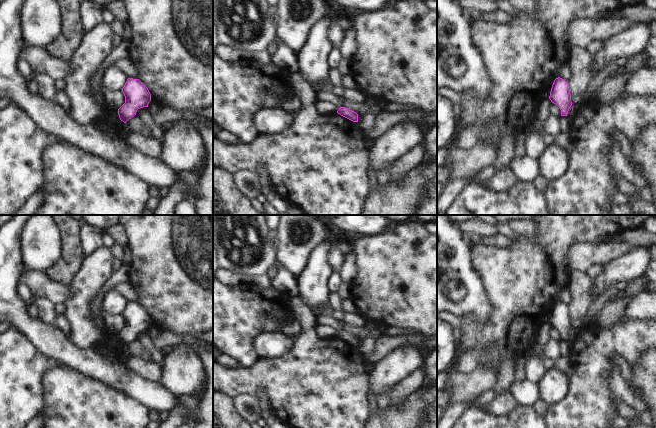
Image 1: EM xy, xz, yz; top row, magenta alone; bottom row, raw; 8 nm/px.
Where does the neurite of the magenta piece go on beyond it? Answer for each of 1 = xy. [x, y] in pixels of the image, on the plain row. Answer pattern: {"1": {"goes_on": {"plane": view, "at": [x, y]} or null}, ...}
{"1": {"goes_on": null}}

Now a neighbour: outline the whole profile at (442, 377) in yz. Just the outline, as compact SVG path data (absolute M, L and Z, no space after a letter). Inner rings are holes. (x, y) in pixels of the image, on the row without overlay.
M449 372L440 373L437 375L437 392L445 388L445 384L448 377L449 377Z

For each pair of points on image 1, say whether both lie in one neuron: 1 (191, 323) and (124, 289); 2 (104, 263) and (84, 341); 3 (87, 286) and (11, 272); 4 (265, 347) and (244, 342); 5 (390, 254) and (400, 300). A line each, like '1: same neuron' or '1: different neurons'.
1: different neurons
2: same neuron
3: different neurons
4: different neurons
5: same neuron

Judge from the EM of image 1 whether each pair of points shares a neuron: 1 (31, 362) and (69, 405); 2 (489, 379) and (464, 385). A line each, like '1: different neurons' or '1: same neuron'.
1: different neurons
2: same neuron

